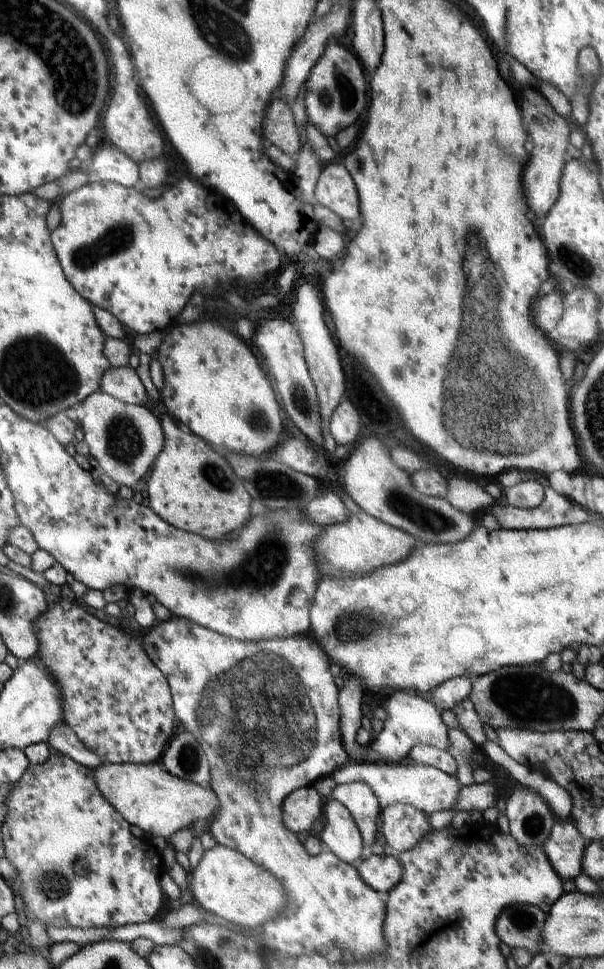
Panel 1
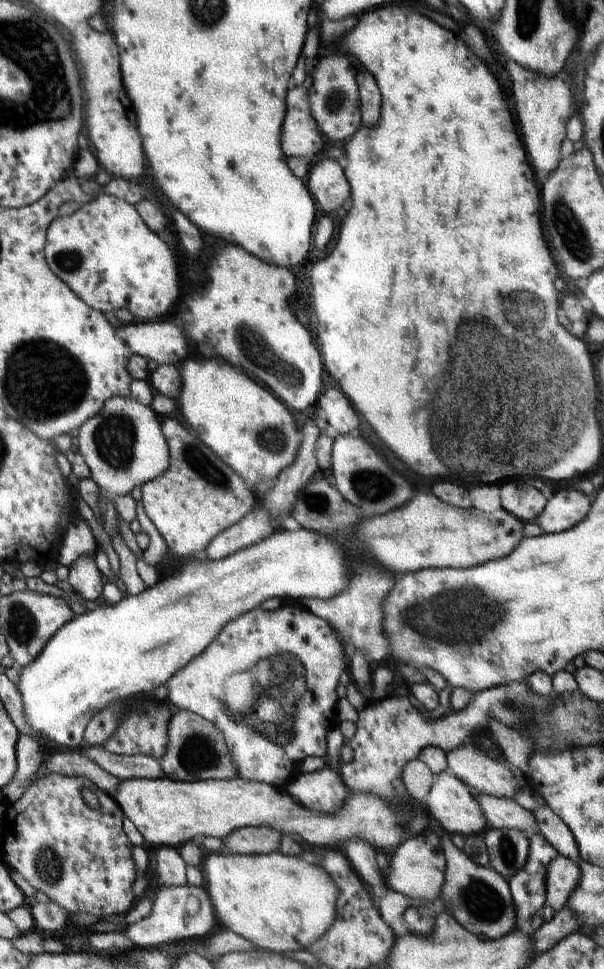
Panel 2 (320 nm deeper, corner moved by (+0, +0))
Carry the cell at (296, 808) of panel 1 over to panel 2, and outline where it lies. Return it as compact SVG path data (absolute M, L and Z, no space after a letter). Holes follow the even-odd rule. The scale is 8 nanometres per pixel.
M246 827L222 837L226 853L259 855L279 850L281 834L270 827Z

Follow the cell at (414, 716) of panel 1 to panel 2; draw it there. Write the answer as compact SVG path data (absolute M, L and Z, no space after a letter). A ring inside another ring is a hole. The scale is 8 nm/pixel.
M466 741L446 754L449 771L482 795L514 799L519 785L507 761L491 759L475 742Z

